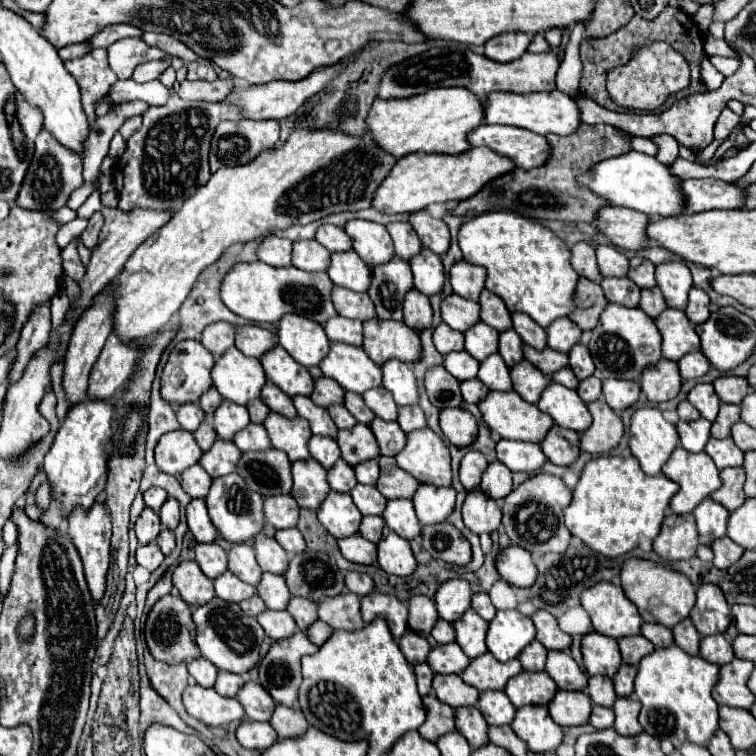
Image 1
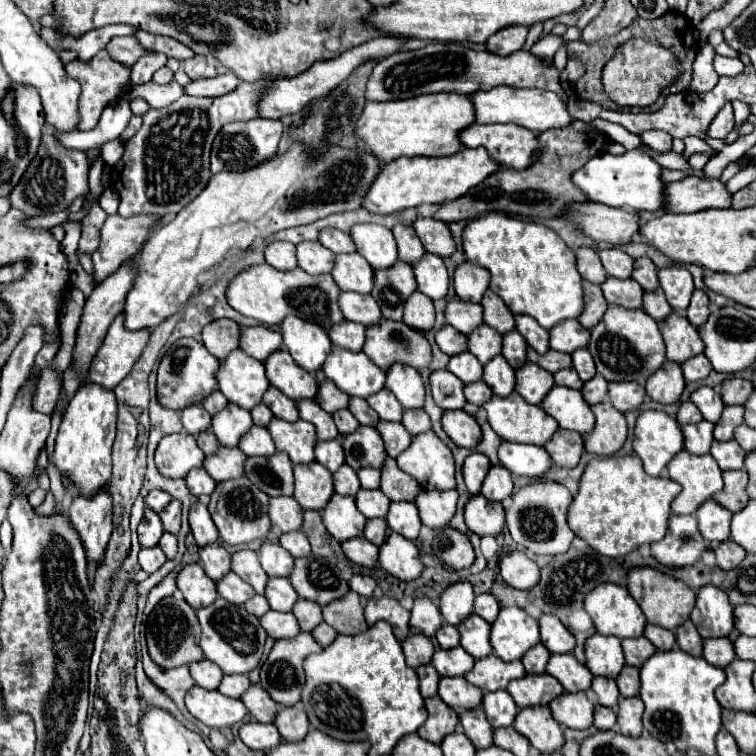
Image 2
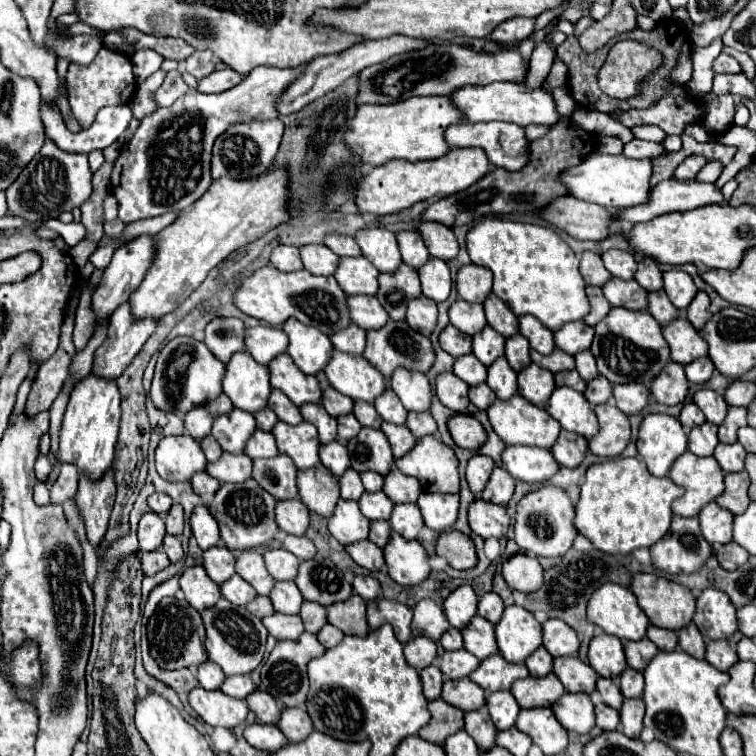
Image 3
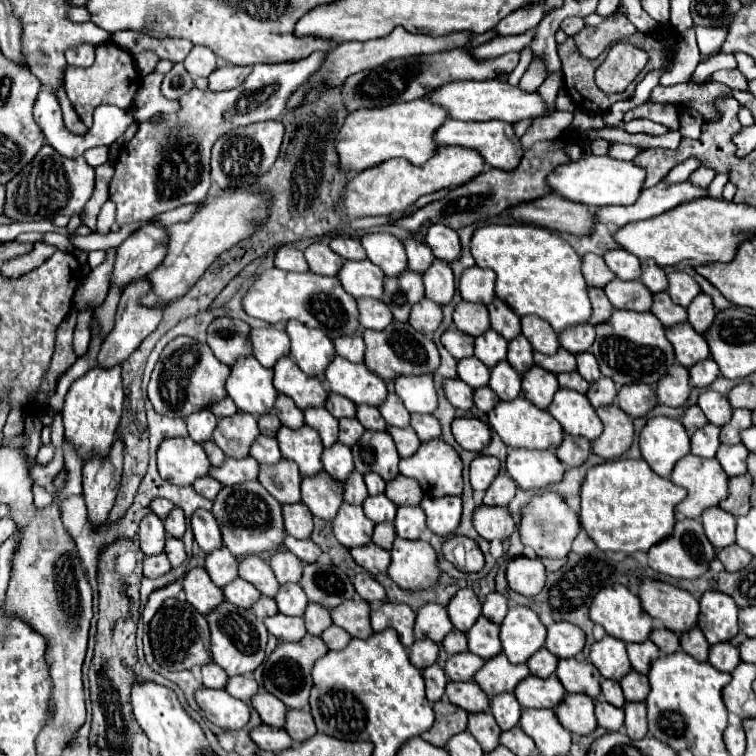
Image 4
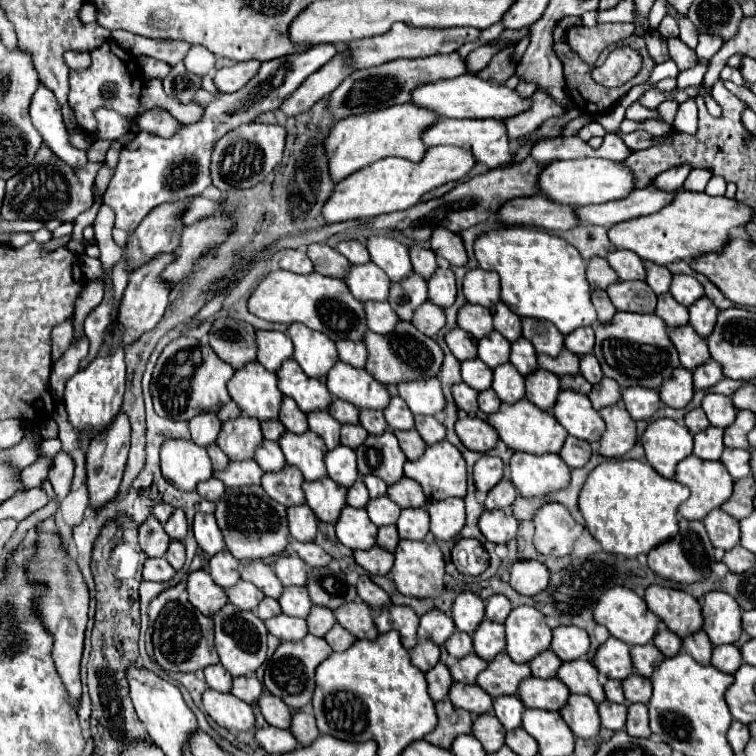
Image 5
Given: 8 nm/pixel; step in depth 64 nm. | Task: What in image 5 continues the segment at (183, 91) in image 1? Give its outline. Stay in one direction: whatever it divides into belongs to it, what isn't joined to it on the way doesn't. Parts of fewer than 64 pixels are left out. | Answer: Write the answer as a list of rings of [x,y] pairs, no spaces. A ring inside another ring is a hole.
[[[238,62],[230,68],[216,70],[214,82],[224,92],[232,92],[232,90],[236,92],[236,90],[244,88],[254,78],[254,74],[260,70],[260,64],[262,62]]]

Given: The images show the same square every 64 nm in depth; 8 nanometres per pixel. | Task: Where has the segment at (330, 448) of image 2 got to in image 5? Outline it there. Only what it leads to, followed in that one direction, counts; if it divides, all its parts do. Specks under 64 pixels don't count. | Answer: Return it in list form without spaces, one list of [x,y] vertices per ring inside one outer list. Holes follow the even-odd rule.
[[[338,446],[330,450],[326,454],[326,470],[334,482],[344,488],[350,488],[360,478],[356,468],[356,452],[348,446]]]

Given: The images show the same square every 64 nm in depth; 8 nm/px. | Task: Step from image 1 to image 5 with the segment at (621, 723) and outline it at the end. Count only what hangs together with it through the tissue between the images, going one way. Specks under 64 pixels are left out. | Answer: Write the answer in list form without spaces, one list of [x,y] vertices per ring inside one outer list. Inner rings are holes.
[[[628,704],[628,720],[626,732],[636,738],[650,738],[650,724],[648,724],[648,706],[646,704]]]

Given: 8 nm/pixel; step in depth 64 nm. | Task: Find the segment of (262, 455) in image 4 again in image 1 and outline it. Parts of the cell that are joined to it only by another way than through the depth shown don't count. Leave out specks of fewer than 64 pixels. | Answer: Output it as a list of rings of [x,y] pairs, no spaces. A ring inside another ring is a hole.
[[[248,424],[242,432],[236,434],[234,444],[242,452],[262,452],[262,450],[272,448],[270,438],[266,434],[266,428],[262,424]]]

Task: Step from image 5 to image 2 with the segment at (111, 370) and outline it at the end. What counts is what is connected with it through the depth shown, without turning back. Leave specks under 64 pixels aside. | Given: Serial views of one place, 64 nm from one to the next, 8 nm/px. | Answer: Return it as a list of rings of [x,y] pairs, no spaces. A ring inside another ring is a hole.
[[[84,382],[74,398],[70,400],[62,424],[56,436],[54,448],[54,464],[62,474],[74,482],[70,486],[70,494],[86,494],[94,496],[106,482],[110,480],[110,450],[116,438],[116,420],[118,420],[118,402],[114,390],[106,390],[104,386],[94,386],[94,382]]]

